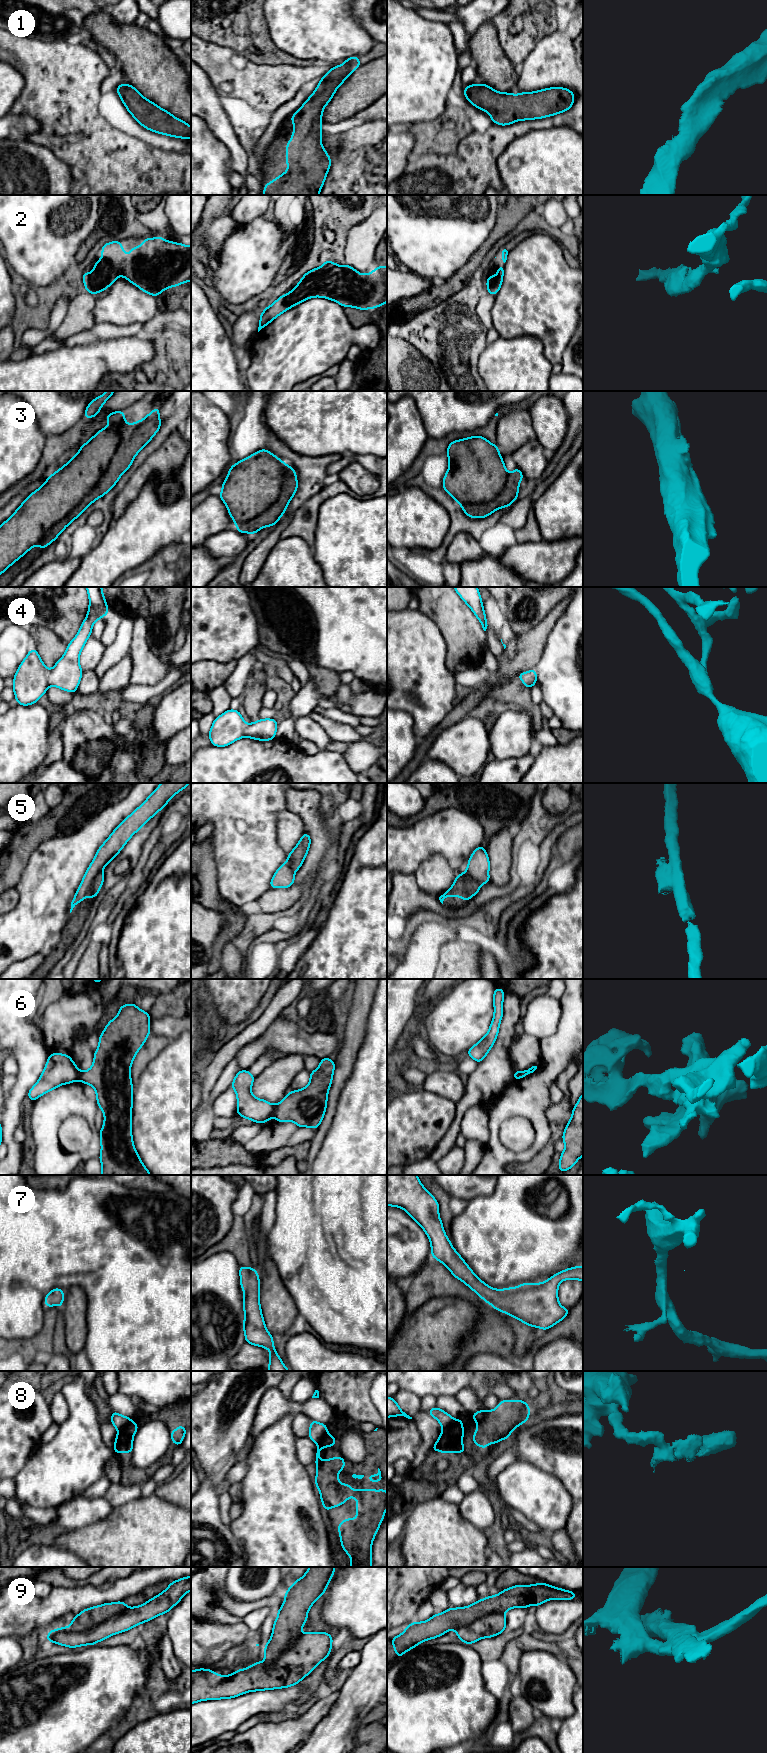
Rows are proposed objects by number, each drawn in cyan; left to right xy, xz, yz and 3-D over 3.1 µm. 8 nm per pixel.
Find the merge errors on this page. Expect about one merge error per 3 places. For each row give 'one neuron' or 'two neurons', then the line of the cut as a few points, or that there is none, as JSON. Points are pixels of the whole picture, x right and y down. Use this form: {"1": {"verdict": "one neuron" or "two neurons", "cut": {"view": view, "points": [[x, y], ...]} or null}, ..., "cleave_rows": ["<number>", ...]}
{"1": {"verdict": "one neuron", "cut": null}, "2": {"verdict": "one neuron", "cut": null}, "3": {"verdict": "two neurons", "cut": {"view": "xy", "points": [[119, 422], [120, 442], [107, 469], [96, 485], [37, 543]]}}, "4": {"verdict": "one neuron", "cut": null}, "5": {"verdict": "two neurons", "cut": {"view": "xy", "points": [[101, 871], [96, 876], [88, 894]]}}, "6": {"verdict": "two neurons", "cut": {"view": "xz", "points": [[275, 1105], [273, 1116]]}}, "7": {"verdict": "one neuron", "cut": null}, "8": {"verdict": "two neurons", "cut": {"view": "xy", "points": [[132, 1421], [118, 1430]]}}, "9": {"verdict": "two neurons", "cut": {"view": "xy", "points": [[128, 1608], [82, 1631], [71, 1631], [68, 1628]]}}, "cleave_rows": ["3", "5", "6", "8", "9"]}

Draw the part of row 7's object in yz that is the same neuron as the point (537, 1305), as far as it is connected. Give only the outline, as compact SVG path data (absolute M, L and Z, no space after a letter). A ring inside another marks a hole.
M387 1175L387 1206L400 1207L405 1210L428 1236L431 1243L431 1256L443 1263L455 1278L464 1282L485 1302L491 1304L494 1309L513 1316L529 1327L534 1326L543 1330L548 1330L569 1314L570 1310L562 1307L558 1301L558 1285L567 1279L576 1279L583 1282L583 1267L576 1266L565 1269L542 1283L531 1284L526 1282L517 1287L497 1290L481 1281L453 1248L439 1217L439 1204L421 1184L417 1175Z

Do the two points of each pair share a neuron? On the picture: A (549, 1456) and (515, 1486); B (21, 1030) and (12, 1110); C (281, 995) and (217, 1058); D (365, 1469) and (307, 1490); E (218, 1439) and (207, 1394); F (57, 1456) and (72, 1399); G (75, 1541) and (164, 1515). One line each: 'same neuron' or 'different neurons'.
A: different neurons
B: same neuron
C: same neuron
D: different neurons
E: same neuron
F: same neuron
G: same neuron

